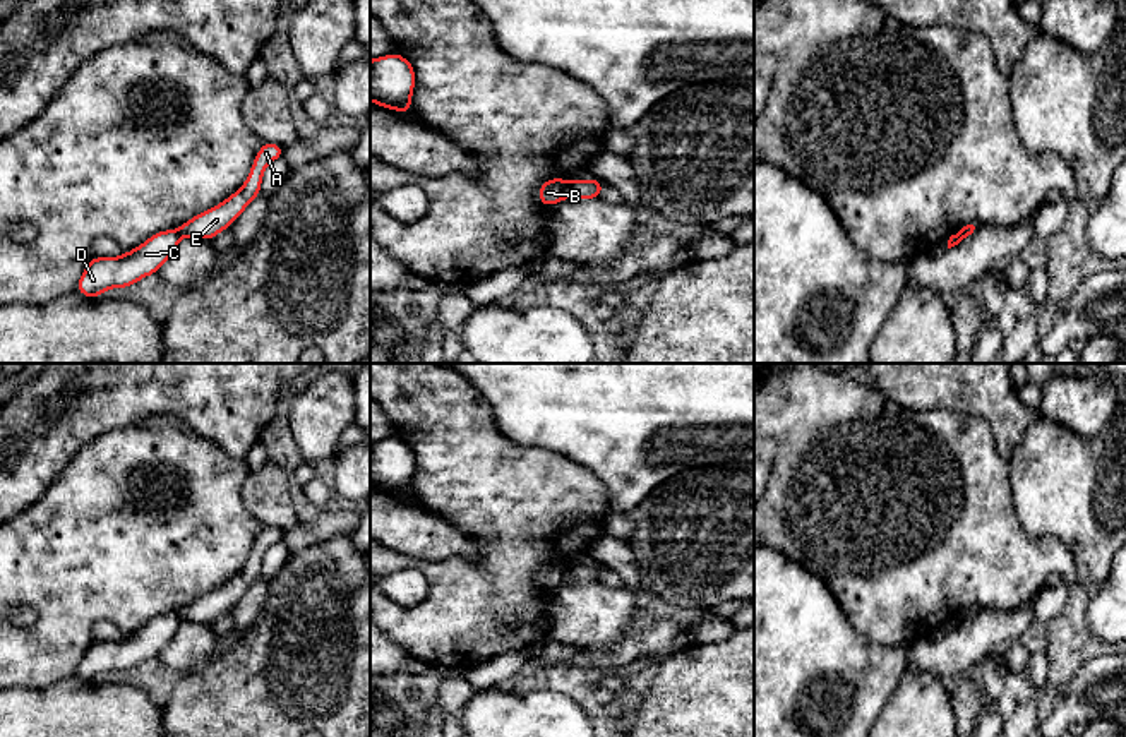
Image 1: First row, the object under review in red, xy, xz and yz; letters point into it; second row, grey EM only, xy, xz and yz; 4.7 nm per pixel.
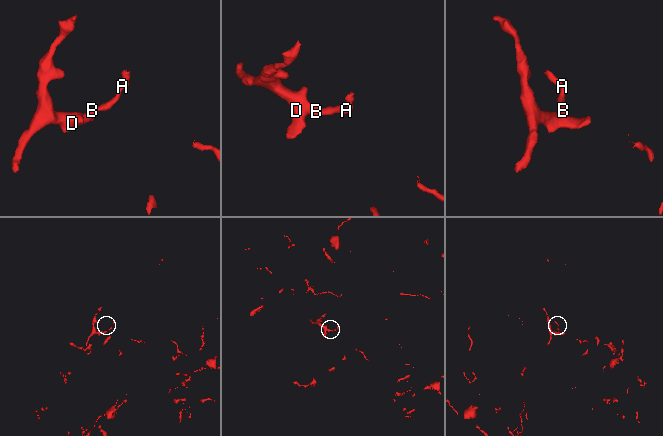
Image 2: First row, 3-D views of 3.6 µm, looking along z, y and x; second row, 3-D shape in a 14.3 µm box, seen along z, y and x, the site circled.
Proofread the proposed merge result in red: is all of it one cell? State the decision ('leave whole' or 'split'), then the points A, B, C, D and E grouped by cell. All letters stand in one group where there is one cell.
split | A E / B C D

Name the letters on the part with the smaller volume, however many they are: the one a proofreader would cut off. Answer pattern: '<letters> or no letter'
B, C, D

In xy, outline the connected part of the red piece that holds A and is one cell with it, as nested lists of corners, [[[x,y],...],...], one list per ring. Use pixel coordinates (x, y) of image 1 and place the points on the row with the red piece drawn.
[[[273,142],[262,144],[242,189],[221,204],[202,211],[201,214],[183,223],[178,228],[178,233],[182,237],[211,240],[213,237],[226,230],[243,213],[243,209],[261,194],[262,173],[267,168],[267,165],[281,158],[283,154],[284,147]]]

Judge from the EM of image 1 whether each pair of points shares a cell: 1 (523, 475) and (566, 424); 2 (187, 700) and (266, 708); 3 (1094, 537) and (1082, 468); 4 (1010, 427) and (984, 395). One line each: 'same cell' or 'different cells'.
1: different cells
2: same cell
3: same cell
4: same cell

